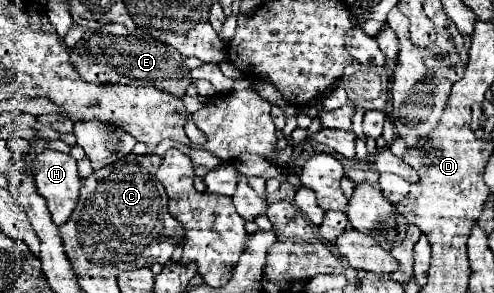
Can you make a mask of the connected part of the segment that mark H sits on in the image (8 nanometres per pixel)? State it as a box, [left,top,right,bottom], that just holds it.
[31,149,81,223]

